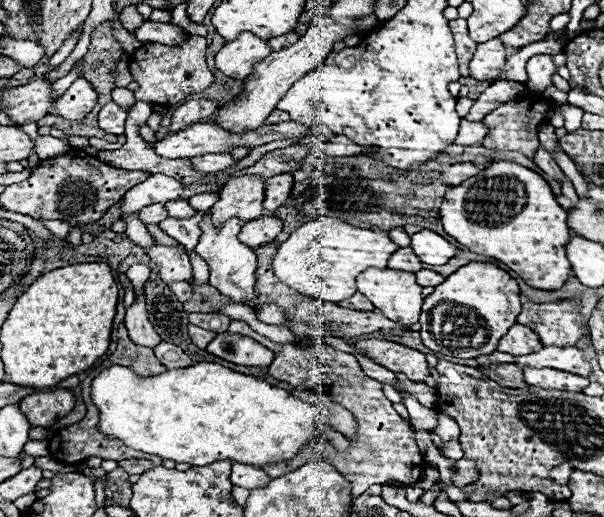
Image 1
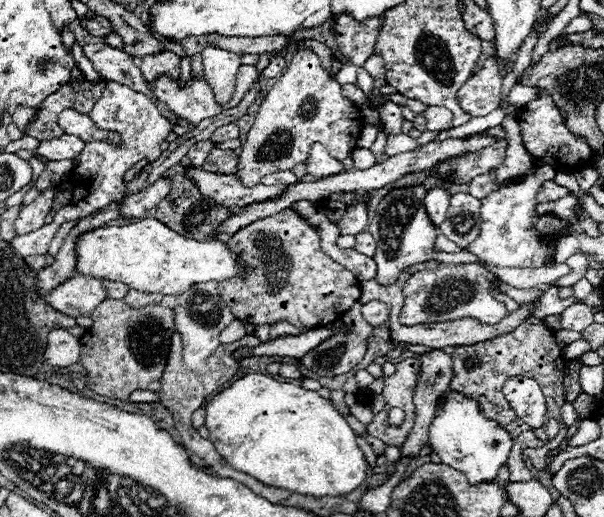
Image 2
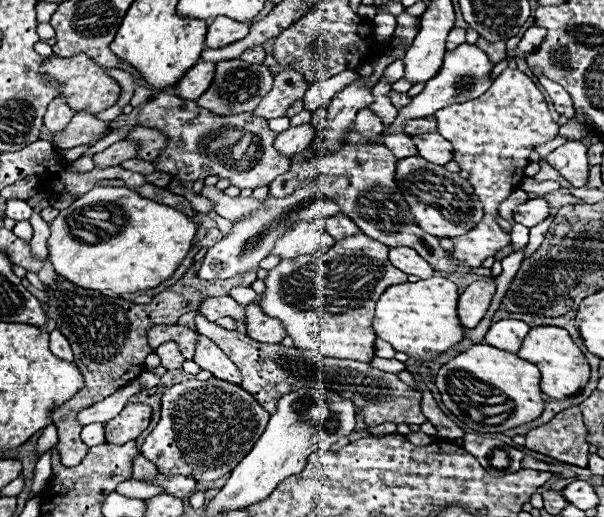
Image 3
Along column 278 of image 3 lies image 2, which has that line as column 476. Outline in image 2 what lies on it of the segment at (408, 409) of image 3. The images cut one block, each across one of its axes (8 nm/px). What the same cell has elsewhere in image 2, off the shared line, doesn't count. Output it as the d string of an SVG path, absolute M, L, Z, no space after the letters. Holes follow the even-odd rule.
M528 318L510 334L496 336L488 342L480 342L474 346L462 346L452 352L452 364L454 364L454 376L452 376L450 388L476 398L480 402L480 408L484 410L484 414L488 418L498 420L512 436L518 436L520 432L528 430L528 424L522 422L514 414L514 410L510 408L510 404L506 402L506 398L502 394L504 382L512 376L534 378L540 384L540 388L546 396L546 402L548 402L546 416L554 418L554 420L561 420L560 408L566 402L566 396L562 392L566 362L562 356L562 348L558 346L554 334L542 320Z

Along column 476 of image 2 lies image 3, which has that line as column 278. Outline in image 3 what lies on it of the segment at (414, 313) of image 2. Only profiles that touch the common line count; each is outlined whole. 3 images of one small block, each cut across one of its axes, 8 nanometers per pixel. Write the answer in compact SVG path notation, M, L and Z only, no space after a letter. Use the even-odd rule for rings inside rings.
M354 234L338 240L326 252L280 260L280 264L268 272L266 292L258 304L266 316L282 322L296 348L316 350L332 358L370 362L376 340L372 330L376 300L384 288L408 282L408 274L390 264L388 250L388 246L366 234Z

